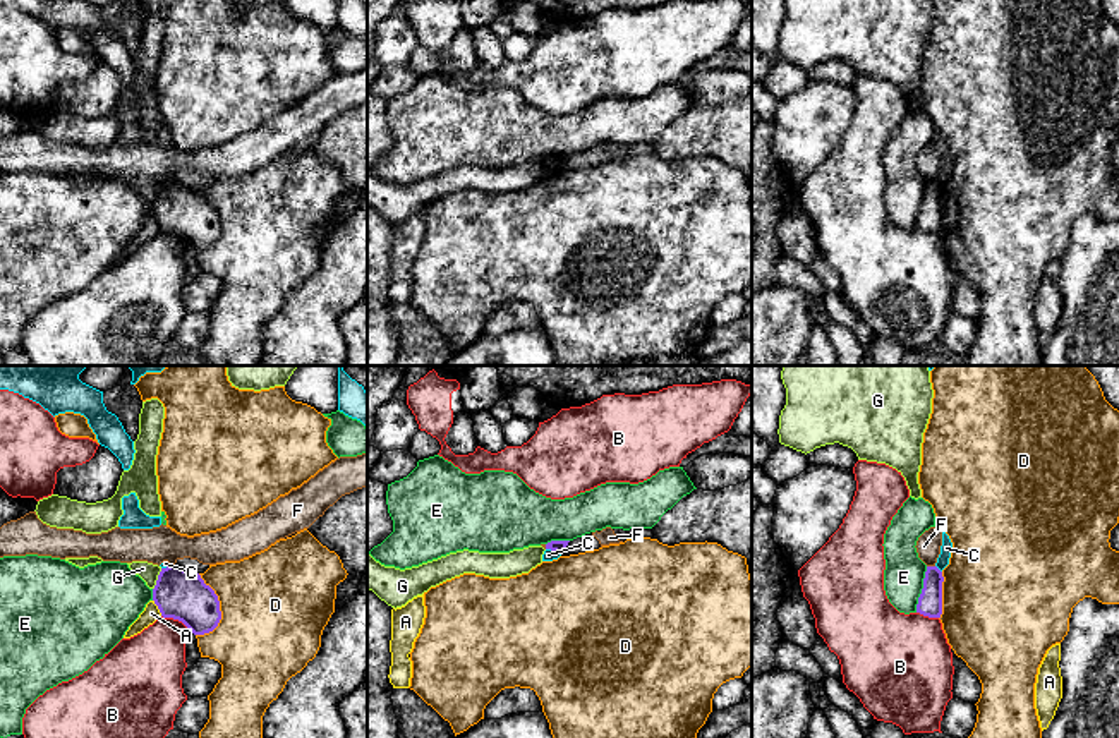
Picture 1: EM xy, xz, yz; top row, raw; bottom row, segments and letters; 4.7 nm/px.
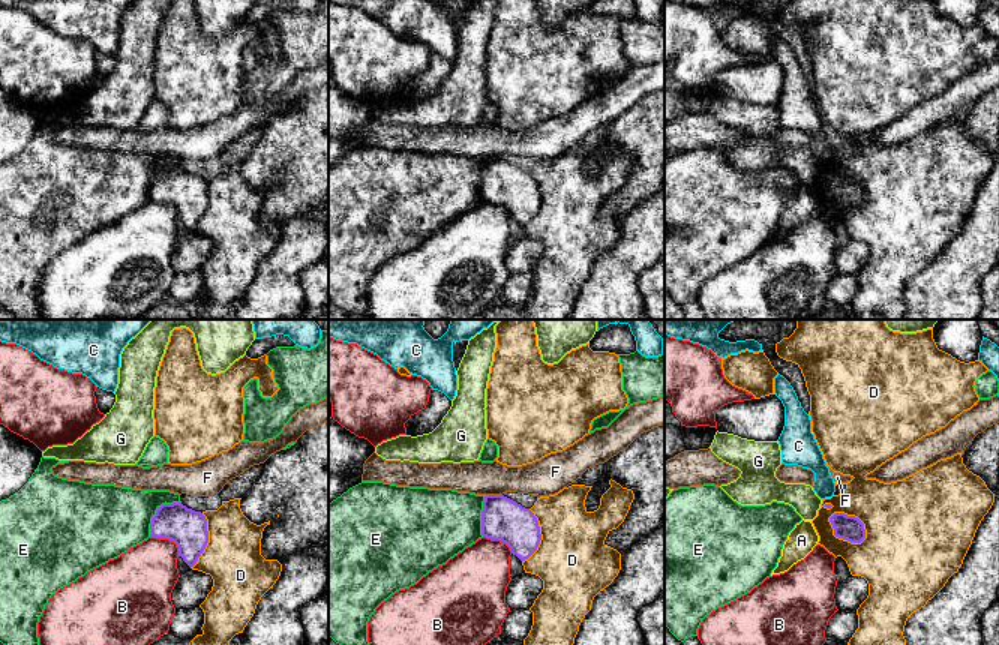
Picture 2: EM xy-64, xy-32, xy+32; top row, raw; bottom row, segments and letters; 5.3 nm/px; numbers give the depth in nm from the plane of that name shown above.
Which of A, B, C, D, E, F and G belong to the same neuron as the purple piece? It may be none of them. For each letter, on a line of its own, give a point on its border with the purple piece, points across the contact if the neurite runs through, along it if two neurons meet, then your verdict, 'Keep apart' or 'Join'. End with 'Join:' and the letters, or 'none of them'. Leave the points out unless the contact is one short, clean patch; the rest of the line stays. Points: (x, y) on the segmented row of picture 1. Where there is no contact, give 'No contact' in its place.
A: Touches purple at xy (158, 608). Keep apart
B: Touches purple at xy (175, 618). Keep apart
C: Touches purple at yz (937, 568). Boundary: yz (936, 565), (941, 572). Keep apart
D: Touches purple at xy (218, 606). Keep apart
E: Touches purple at yz (922, 589). Boundary: yz (927, 567), (915, 611). Keep apart
F: Touches purple at yz (931, 567). Boundary: yz (927, 565), (934, 567). Keep apart
G: Touches purple at xy (158, 579). Boundary: xy (162, 568), (153, 589). Keep apart
Join: none of them

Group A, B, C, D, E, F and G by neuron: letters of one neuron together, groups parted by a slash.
A / B / C / D / E / F / G

